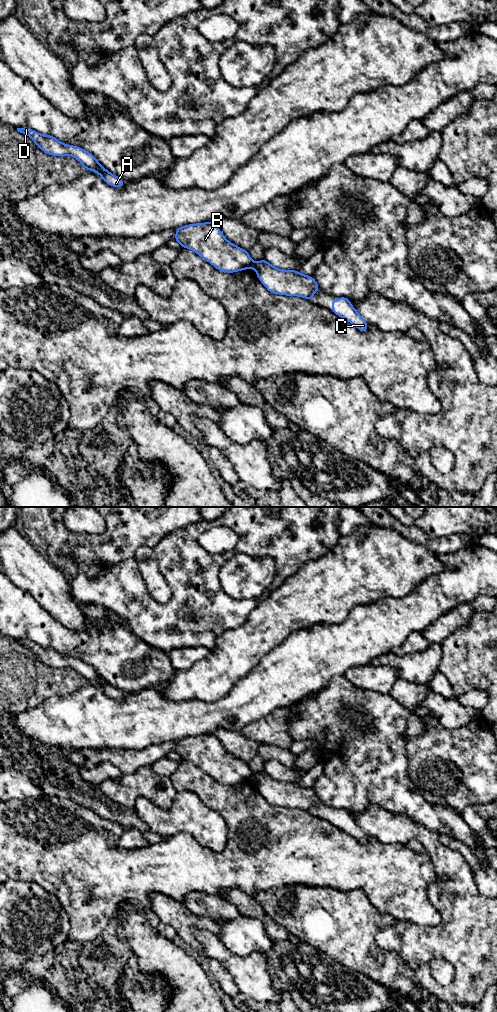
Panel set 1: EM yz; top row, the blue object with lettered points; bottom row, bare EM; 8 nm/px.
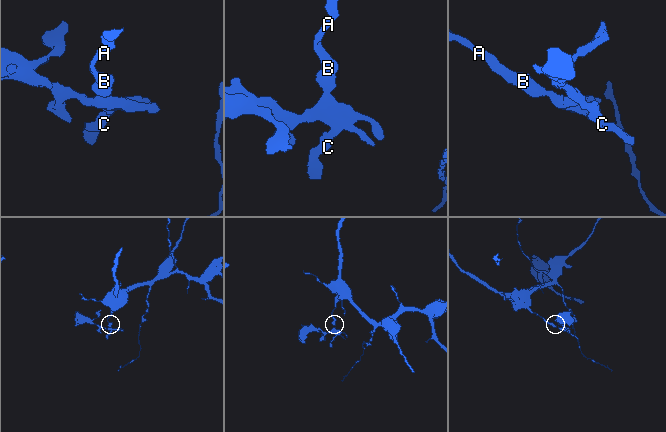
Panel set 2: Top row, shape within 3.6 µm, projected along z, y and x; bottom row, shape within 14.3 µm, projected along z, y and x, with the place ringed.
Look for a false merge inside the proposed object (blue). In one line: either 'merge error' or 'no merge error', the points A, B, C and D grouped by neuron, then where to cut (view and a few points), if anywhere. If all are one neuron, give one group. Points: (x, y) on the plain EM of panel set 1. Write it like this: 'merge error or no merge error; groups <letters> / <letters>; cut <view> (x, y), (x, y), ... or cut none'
merge error; groups A B D / C; cut yz (254, 775), (252, 779)

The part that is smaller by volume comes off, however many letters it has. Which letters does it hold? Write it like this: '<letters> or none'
C

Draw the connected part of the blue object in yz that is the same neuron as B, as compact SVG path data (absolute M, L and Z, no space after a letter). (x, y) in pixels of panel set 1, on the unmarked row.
M215 734L179 739L174 751L182 760L193 762L219 783L233 785L253 780L249 764L229 754Z

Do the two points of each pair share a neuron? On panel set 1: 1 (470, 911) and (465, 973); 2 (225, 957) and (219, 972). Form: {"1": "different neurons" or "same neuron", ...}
{"1": "same neuron", "2": "different neurons"}

